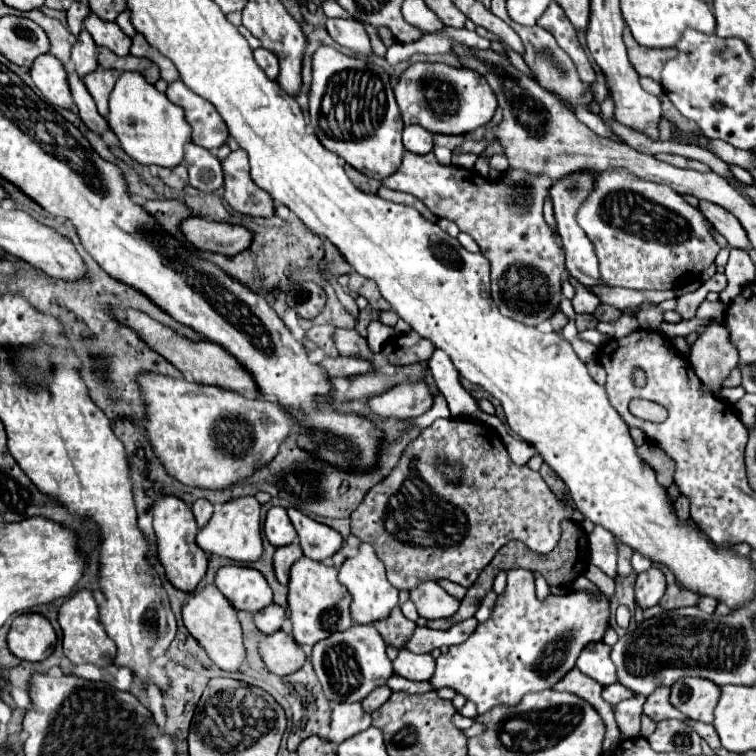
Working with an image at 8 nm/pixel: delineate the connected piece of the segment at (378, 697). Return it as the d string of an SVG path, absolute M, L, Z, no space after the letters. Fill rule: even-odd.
M388 686L376 688L374 692L370 692L370 696L366 696L366 700L362 700L362 706L366 712L376 712L390 696L392 696L392 690Z

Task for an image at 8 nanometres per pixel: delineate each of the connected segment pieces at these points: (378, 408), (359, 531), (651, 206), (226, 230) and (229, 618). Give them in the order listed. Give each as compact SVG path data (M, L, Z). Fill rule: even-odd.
M424 382L398 384L382 396L374 396L366 406L380 418L414 418L432 406L432 394Z
M440 418L402 450L398 464L382 482L368 490L350 520L352 534L372 544L384 562L388 580L398 590L412 590L426 580L438 578L472 586L494 554L510 540L524 542L536 554L548 554L560 540L560 522L571 520L573 512L571 507L560 504L540 472L512 462L504 442L490 426L464 418ZM442 458L448 468L458 468L460 480L452 482L446 478L440 470Z
M608 168L596 176L594 192L578 212L578 224L596 246L600 260L600 276L606 286L622 286L634 290L676 290L684 284L696 282L700 272L714 264L720 244L714 240L714 226L704 214L690 206L670 186L654 184L636 178L632 172L622 168Z
M188 216L188 220L182 220L182 234L196 250L224 256L244 252L252 240L252 232L244 226L202 216Z
M206 586L202 592L194 592L182 606L182 618L190 634L202 644L208 652L210 660L228 672L238 672L238 668L246 662L242 626L238 624L238 610L222 596L216 586Z

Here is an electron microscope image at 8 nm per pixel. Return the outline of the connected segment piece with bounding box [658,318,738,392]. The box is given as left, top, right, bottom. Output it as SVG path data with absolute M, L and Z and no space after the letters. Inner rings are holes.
M690 318L690 320L680 320L678 324L672 324L672 322L662 322L658 332L662 332L664 336L672 338L674 332L682 332L682 334L688 334L688 332L694 332L698 330L700 332L700 338L694 342L694 348L692 348L692 356L690 356L690 366L696 370L696 374L702 378L702 382L712 390L712 392L720 392L724 388L724 380L728 378L728 374L732 372L732 368L738 366L738 352L736 348L732 346L730 338L728 338L728 332L726 332L726 326L724 322L714 322L714 320L700 320L700 318Z

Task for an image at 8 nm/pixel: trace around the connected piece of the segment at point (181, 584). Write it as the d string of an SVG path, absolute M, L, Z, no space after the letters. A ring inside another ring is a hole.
M162 496L158 502L154 502L152 508L154 514L154 532L156 532L156 548L158 548L158 560L164 566L166 578L172 586L178 590L190 594L196 590L198 582L206 576L208 570L208 554L198 548L196 534L198 524L194 520L194 514L190 512L190 506L178 500L176 496Z

